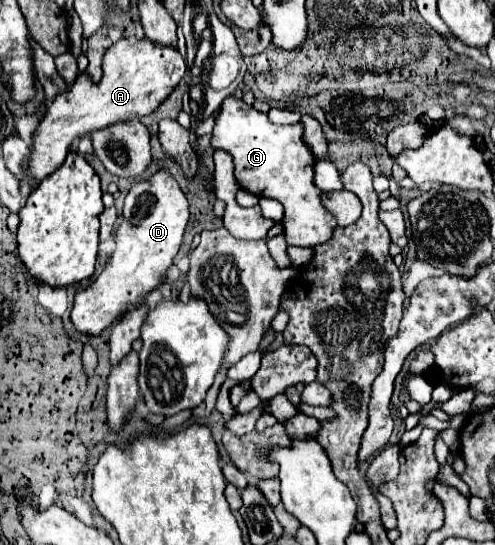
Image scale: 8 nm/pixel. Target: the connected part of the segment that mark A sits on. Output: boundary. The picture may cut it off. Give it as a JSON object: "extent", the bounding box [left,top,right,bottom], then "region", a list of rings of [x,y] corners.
{"extent":[18,37,186,197],"region":[[[122,37],[106,51],[102,71],[104,75],[98,85],[92,85],[90,77],[86,73],[80,73],[74,85],[68,89],[68,93],[60,93],[60,97],[56,97],[56,101],[52,101],[52,105],[48,107],[44,121],[34,131],[34,149],[28,155],[24,177],[18,181],[22,197],[30,193],[30,179],[40,183],[44,177],[48,177],[62,165],[74,137],[82,137],[90,131],[104,129],[116,121],[128,121],[134,117],[154,113],[158,105],[168,99],[168,95],[184,77],[186,63],[176,47],[156,45],[146,37],[136,39],[134,43]]]}

